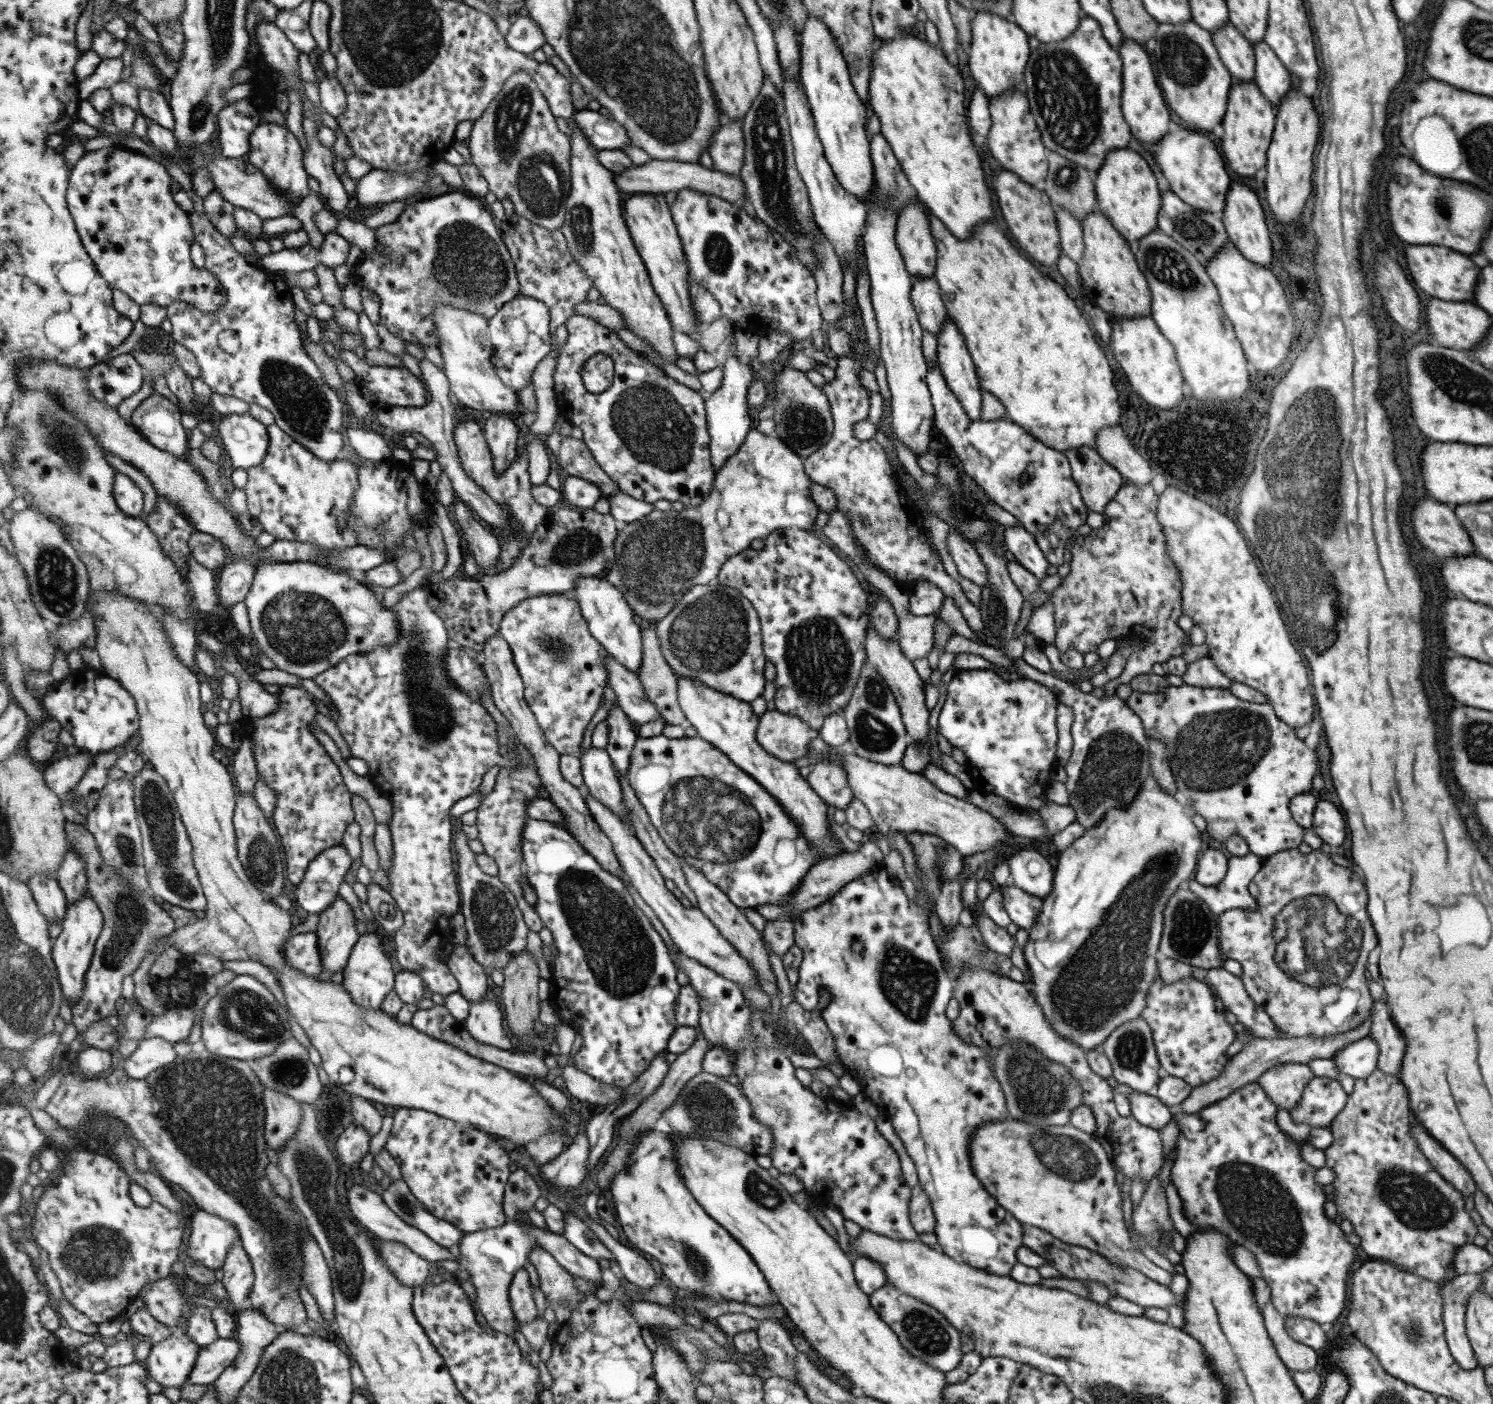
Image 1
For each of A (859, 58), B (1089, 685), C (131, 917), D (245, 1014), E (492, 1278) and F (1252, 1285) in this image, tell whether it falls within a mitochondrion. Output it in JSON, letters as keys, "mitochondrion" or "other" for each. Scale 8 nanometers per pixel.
{"A":"other","B":"other","C":"mitochondrion","D":"mitochondrion","E":"mitochondrion","F":"other"}

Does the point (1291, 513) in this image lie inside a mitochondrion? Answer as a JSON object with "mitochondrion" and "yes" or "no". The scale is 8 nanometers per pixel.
{"mitochondrion":"yes"}

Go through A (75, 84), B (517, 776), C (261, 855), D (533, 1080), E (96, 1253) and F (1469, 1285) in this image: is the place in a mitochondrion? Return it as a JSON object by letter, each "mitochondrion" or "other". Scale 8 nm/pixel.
{"A":"other","B":"mitochondrion","C":"mitochondrion","D":"other","E":"mitochondrion","F":"other"}

